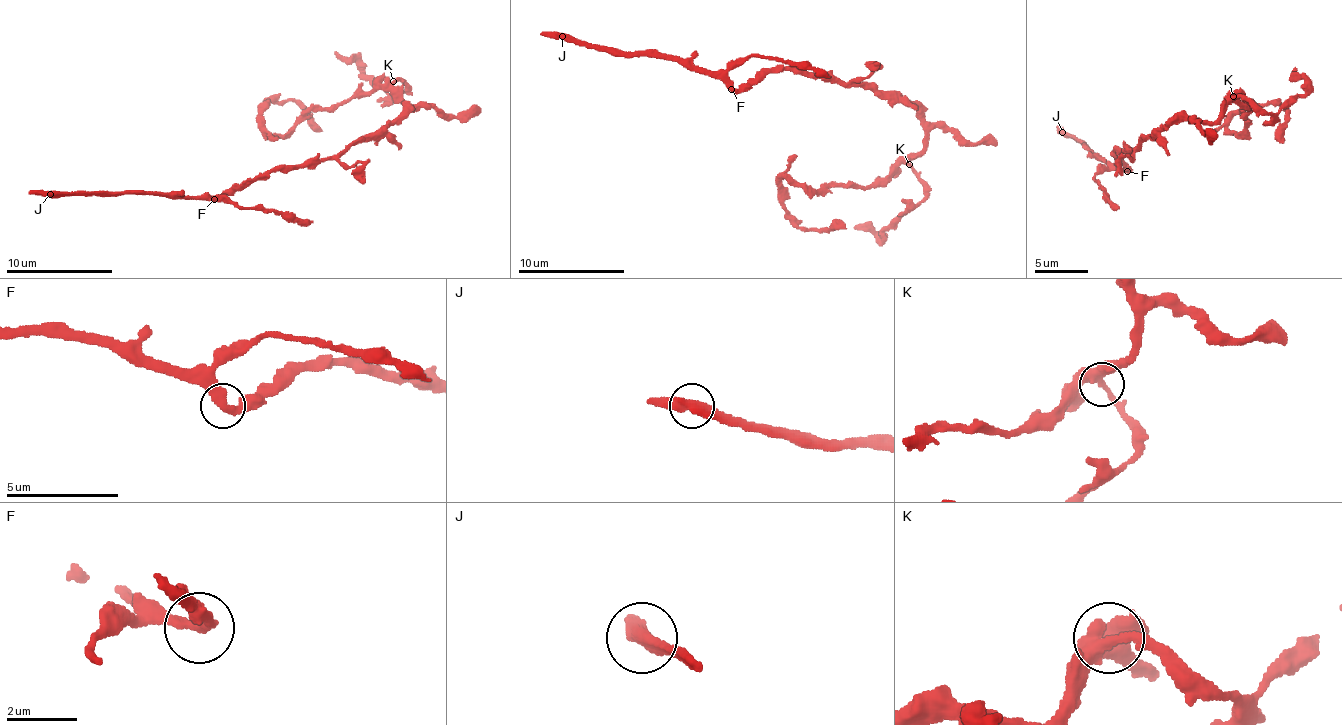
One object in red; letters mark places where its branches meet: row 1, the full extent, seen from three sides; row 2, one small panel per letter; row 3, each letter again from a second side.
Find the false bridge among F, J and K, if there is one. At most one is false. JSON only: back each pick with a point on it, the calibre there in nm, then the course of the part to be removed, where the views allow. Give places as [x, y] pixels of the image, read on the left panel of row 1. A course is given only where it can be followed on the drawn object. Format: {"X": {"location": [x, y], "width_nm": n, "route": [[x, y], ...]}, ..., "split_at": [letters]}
{"split_at": []}

